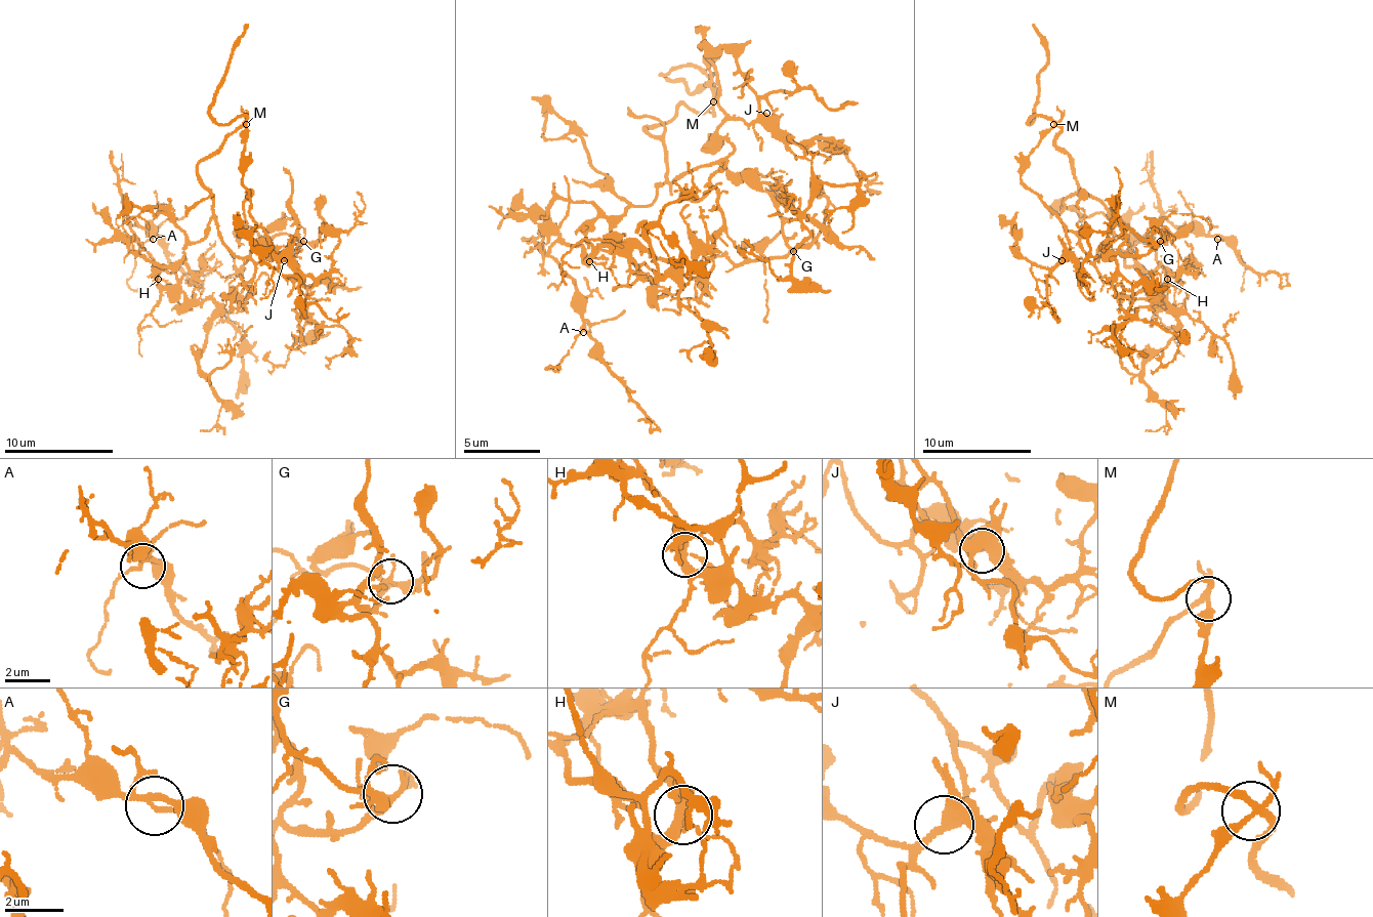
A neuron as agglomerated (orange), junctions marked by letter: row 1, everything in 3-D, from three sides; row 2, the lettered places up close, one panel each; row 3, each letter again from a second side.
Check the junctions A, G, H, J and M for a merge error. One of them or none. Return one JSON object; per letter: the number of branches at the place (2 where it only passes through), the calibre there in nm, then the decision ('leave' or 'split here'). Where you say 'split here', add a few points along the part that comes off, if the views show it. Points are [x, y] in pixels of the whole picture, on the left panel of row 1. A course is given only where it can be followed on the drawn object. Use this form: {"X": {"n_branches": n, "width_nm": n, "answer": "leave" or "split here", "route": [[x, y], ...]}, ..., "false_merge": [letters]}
{"A": {"n_branches": 4, "width_nm": 170, "answer": "leave"}, "G": {"n_branches": 4, "width_nm": 240, "answer": "leave"}, "H": {"n_branches": 4, "width_nm": 360, "answer": "split here", "route": [[159, 280], [131, 219], [159, 236], [164, 255], [183, 274], [200, 277], [200, 285], [192, 285]]}, "J": {"n_branches": 4, "width_nm": 420, "answer": "leave"}, "M": {"n_branches": 4, "width_nm": 220, "answer": "leave"}, "false_merge": ["H"]}

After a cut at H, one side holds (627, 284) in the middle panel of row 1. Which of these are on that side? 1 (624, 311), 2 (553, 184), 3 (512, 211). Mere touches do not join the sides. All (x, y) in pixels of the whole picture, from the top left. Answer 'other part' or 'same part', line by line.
1: other part
2: same part
3: same part

